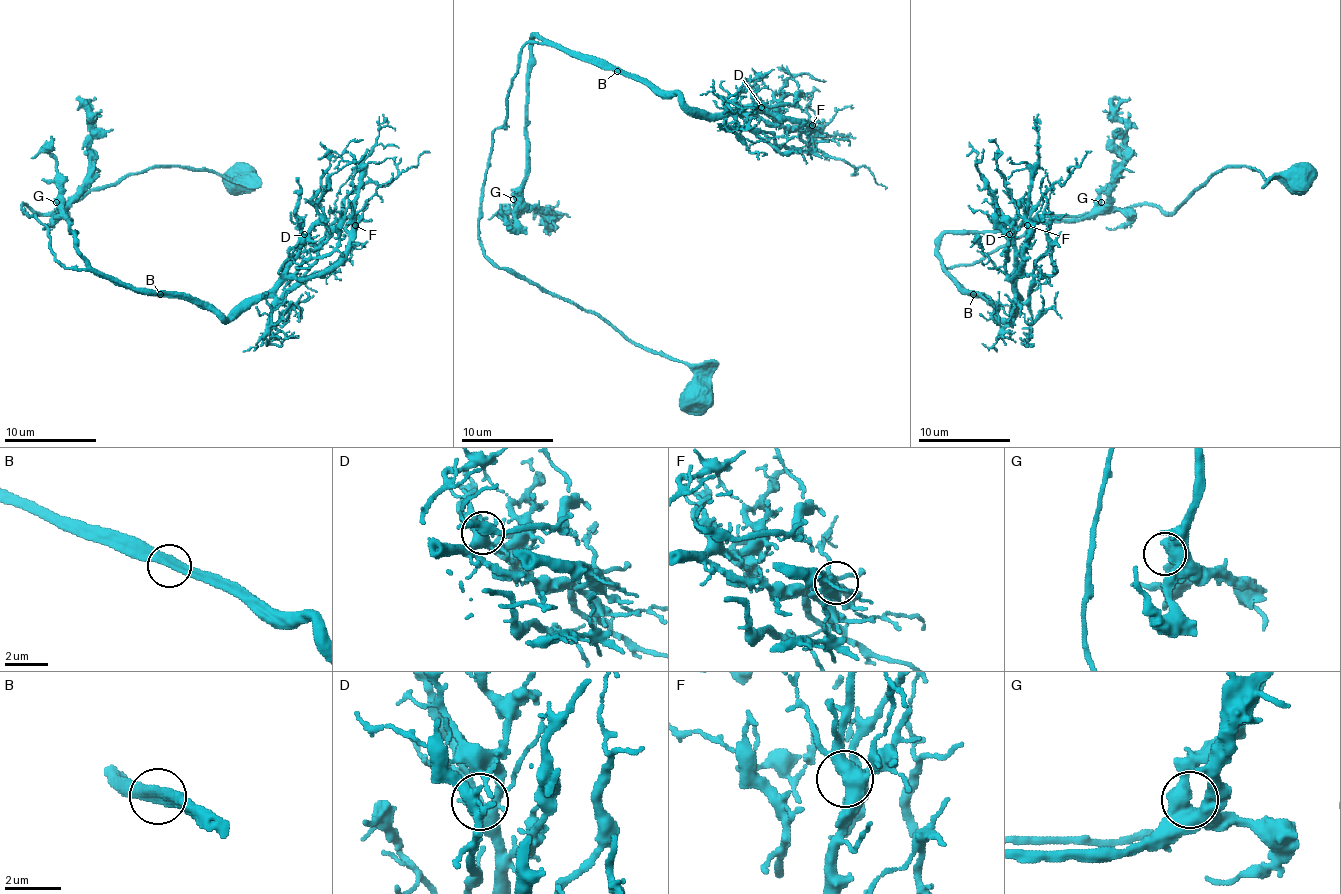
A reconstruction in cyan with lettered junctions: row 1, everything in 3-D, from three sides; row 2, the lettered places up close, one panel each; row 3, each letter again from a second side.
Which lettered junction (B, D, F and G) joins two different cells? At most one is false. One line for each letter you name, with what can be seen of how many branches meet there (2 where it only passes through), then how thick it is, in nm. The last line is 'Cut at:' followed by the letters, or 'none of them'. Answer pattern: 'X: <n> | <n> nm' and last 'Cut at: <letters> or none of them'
Cut at: none of them

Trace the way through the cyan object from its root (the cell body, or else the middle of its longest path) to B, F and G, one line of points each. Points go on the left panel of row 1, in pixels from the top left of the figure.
B: (240, 177), (152, 165), (49, 214), (21, 204), (46, 228), (49, 246), (65, 267), (97, 269), (159, 294)
F: (240, 177), (152, 165), (49, 214), (21, 207), (65, 267), (180, 292), (226, 320), (355, 225)
G: (240, 177), (152, 165), (49, 214), (21, 204), (46, 228), (53, 255), (83, 269), (56, 202)

